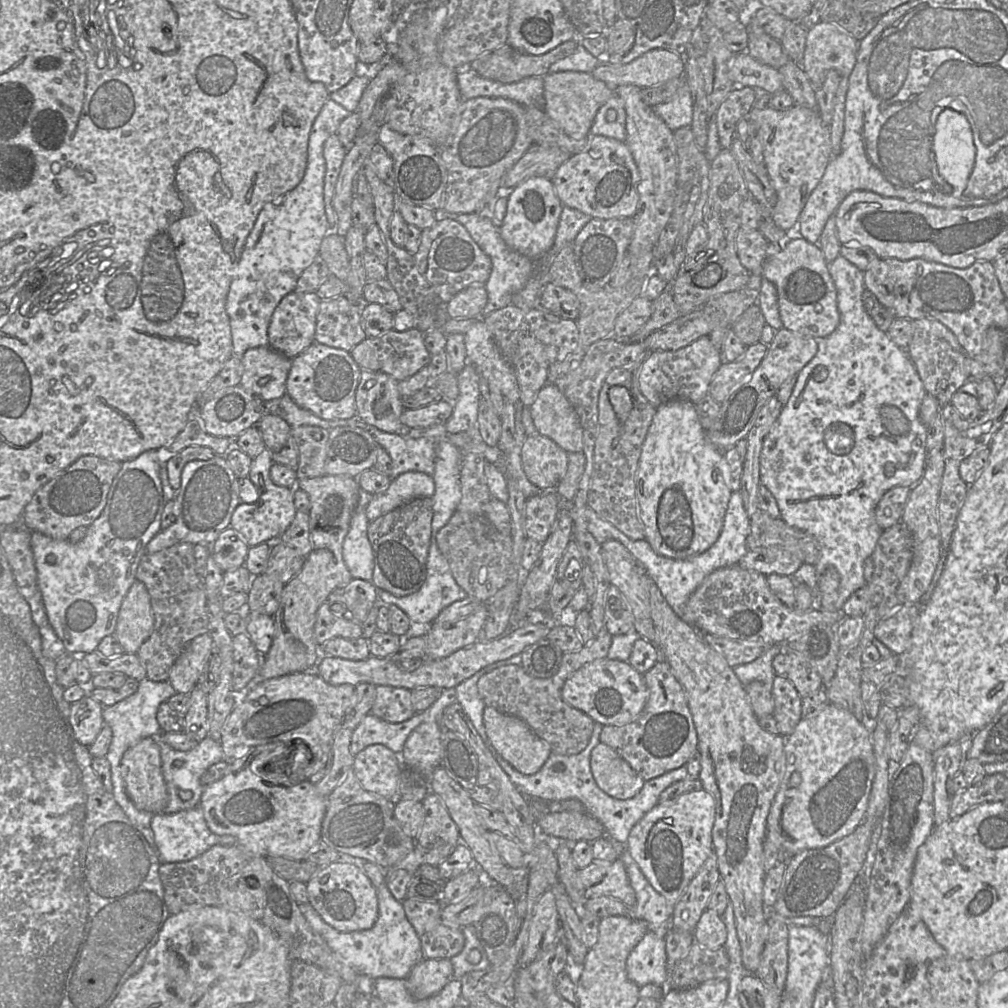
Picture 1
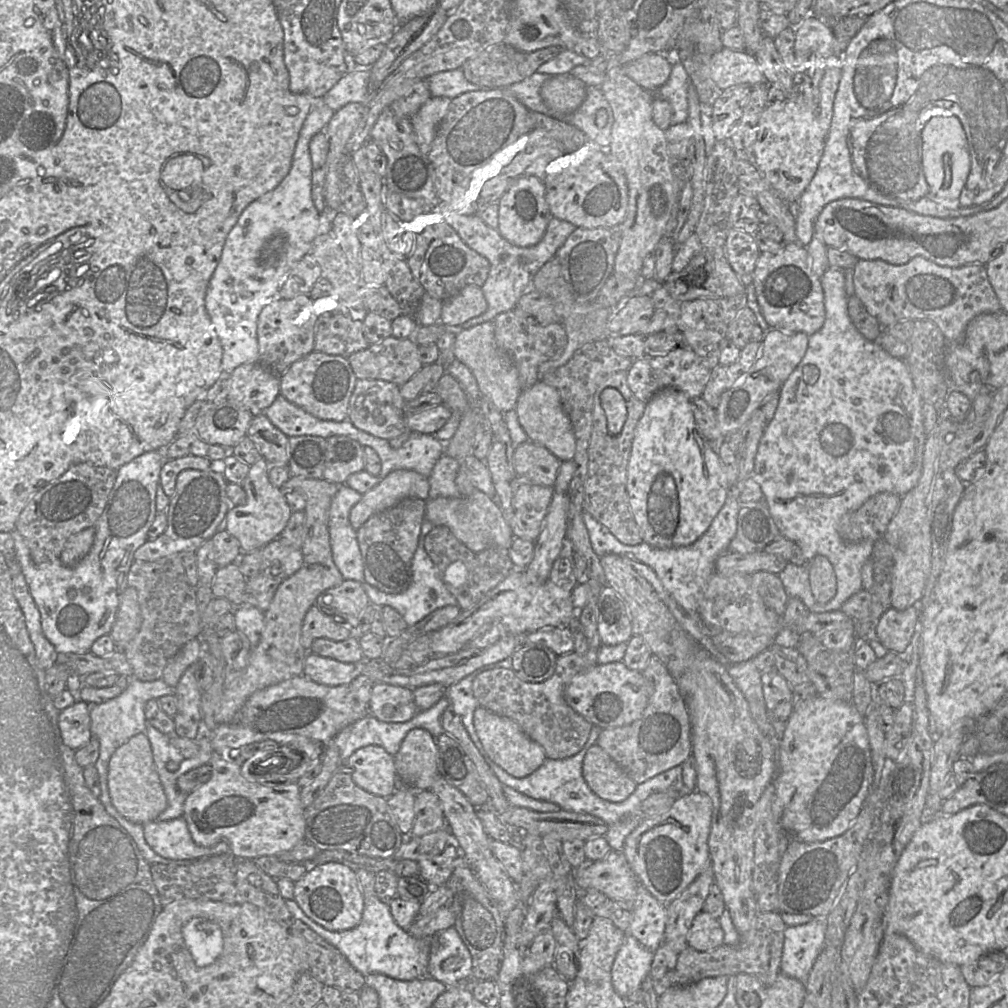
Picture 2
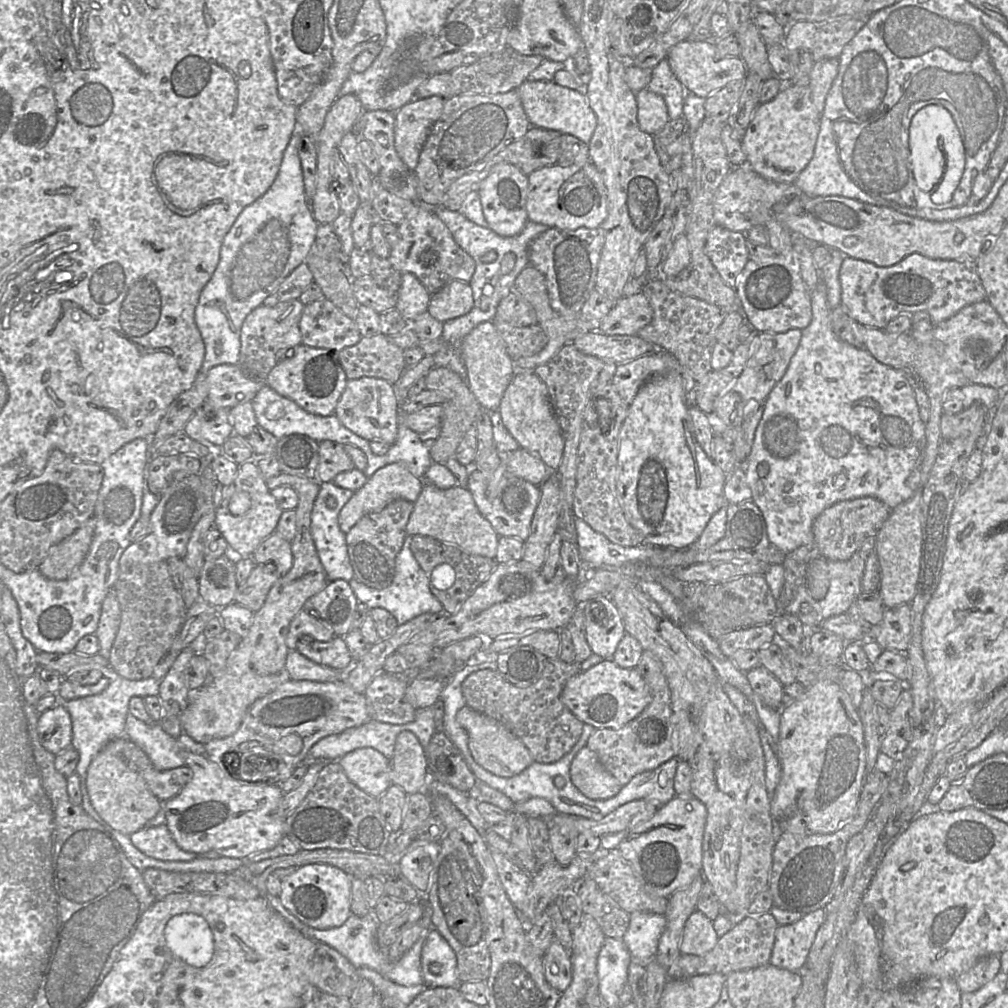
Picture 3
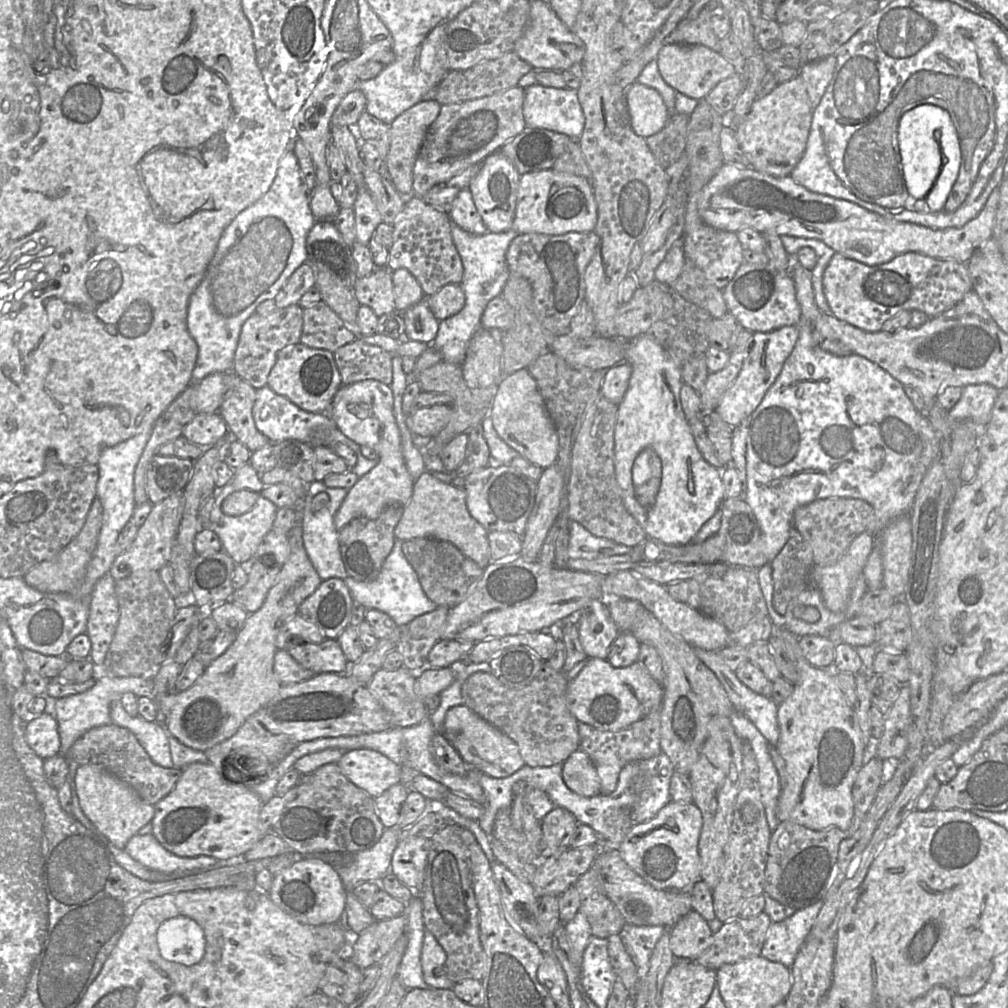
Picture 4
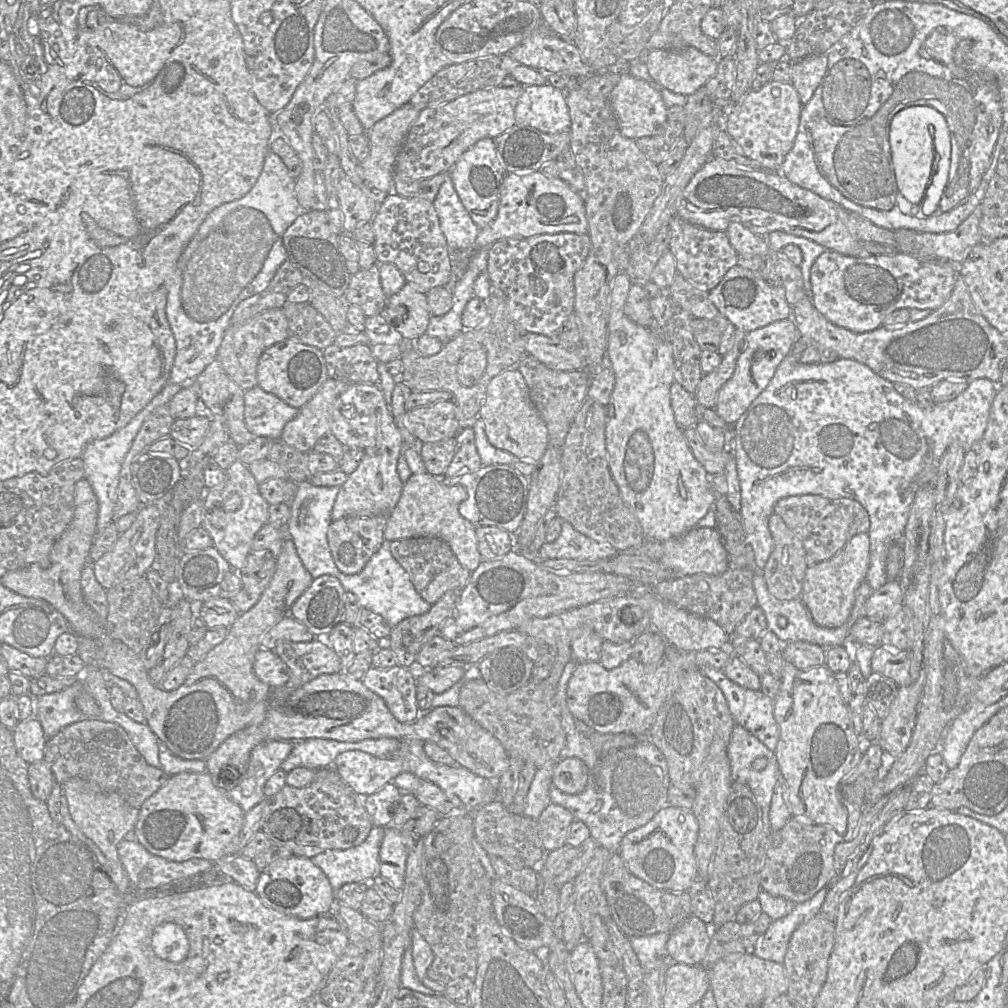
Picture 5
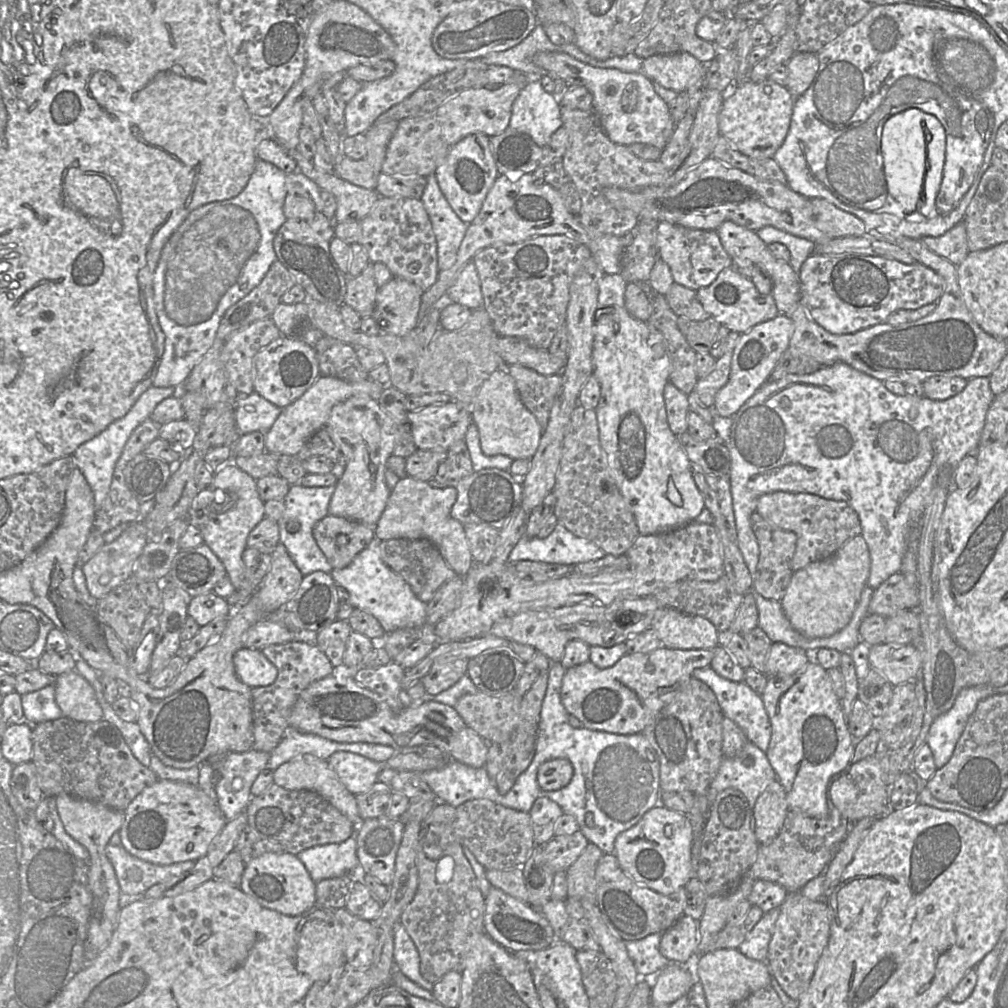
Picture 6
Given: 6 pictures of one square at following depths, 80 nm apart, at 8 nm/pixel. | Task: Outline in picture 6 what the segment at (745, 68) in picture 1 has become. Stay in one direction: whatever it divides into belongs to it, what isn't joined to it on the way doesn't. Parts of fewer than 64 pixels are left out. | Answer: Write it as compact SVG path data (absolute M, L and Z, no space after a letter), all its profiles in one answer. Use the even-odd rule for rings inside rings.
M686 52L643 59L642 73L665 89L685 92L706 75L707 65Z

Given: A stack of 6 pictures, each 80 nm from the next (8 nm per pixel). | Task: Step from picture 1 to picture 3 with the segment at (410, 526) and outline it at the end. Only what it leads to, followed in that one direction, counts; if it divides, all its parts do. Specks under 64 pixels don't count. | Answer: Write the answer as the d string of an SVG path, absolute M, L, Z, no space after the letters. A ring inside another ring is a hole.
M395 500L381 511L363 516L345 533L348 556L355 579L375 589L385 589L392 584L396 558L407 536L406 525L412 510L413 502Z

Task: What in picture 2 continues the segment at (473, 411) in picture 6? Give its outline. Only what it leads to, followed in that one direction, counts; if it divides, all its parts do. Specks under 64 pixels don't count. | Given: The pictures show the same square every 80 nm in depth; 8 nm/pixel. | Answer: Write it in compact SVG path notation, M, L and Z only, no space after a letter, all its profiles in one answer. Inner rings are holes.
M542 380L522 389L514 410L528 439L546 447L561 461L572 460L576 451L576 439L571 421L566 414L559 392Z

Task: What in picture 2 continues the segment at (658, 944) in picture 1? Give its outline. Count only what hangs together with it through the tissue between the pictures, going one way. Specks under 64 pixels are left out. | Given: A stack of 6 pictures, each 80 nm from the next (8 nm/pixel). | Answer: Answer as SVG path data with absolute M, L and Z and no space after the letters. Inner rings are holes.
M626 935L611 972L617 994L625 998L640 989L642 982L649 977L654 953L634 937Z

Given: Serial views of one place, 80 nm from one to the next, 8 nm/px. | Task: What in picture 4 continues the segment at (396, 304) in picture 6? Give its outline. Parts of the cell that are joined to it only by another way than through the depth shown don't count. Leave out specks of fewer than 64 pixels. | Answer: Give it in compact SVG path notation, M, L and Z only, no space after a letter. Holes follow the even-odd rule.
M426 298L402 313L405 322L404 333L411 341L431 344L438 331L439 321L434 317Z

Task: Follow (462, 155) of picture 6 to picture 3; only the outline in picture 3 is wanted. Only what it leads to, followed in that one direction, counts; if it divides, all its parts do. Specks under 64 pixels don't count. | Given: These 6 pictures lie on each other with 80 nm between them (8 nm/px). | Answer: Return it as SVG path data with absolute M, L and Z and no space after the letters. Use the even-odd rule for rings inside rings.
M508 163L495 165L481 182L476 193L489 229L503 237L516 236L524 229L528 222L526 211L528 177L519 168Z

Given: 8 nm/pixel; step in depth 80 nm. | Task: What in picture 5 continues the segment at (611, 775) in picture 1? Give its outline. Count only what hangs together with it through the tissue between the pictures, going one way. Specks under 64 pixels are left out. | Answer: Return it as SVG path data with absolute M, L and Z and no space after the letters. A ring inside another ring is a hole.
M577 757L561 758L553 763L552 784L570 794L581 793L588 785L590 771Z

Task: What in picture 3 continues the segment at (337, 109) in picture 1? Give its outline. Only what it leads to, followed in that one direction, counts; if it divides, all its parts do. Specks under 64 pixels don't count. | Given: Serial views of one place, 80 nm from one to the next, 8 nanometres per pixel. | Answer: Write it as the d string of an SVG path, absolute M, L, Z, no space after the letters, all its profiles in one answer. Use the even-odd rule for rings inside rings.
M296 124L274 183L265 194L242 210L223 239L218 265L200 294L194 314L195 323L205 345L200 373L208 373L211 368L222 364L238 364L240 334L245 318L278 290L293 270L305 262L310 252L319 223L314 219L305 197L298 155L298 145L303 135L303 131Z

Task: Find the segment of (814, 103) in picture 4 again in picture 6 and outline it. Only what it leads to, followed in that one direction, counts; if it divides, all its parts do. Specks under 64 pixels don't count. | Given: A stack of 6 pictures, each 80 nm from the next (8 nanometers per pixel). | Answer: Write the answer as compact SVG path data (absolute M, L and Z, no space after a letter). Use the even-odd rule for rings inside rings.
M795 53L785 65L788 73L786 88L793 98L798 98L811 85L819 67L819 60L816 54Z

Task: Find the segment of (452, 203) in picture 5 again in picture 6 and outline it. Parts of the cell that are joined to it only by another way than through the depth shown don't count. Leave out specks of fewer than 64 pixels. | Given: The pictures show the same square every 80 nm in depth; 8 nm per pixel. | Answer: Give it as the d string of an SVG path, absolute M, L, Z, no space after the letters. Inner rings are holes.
M434 175L426 176L427 184L420 198L431 221L437 243L439 272L452 266L465 236L468 224L453 211L441 192Z

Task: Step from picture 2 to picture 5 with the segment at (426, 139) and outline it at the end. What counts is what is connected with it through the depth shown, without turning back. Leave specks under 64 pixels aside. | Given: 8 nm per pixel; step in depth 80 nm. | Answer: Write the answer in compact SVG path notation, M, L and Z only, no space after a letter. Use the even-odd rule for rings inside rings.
M407 103L375 123L369 131L365 132L369 138L370 152L368 157L361 162L361 167L364 171L366 183L374 190L393 194L395 159L411 124L417 119L420 112L421 110Z

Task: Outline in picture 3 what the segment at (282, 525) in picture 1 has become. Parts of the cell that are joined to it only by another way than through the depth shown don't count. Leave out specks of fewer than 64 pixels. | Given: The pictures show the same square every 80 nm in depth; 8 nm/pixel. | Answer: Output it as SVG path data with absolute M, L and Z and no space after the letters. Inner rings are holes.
M255 458L244 462L239 466L234 482L227 486L220 486L218 500L220 505L215 509L214 527L224 536L229 544L231 560L236 563L241 557L252 557L257 547L271 534L275 533L282 509L278 506L275 498L271 495L270 489L266 486L266 479L260 473ZM237 491L245 491L251 499L249 510L239 516L232 515L228 510L230 497Z

